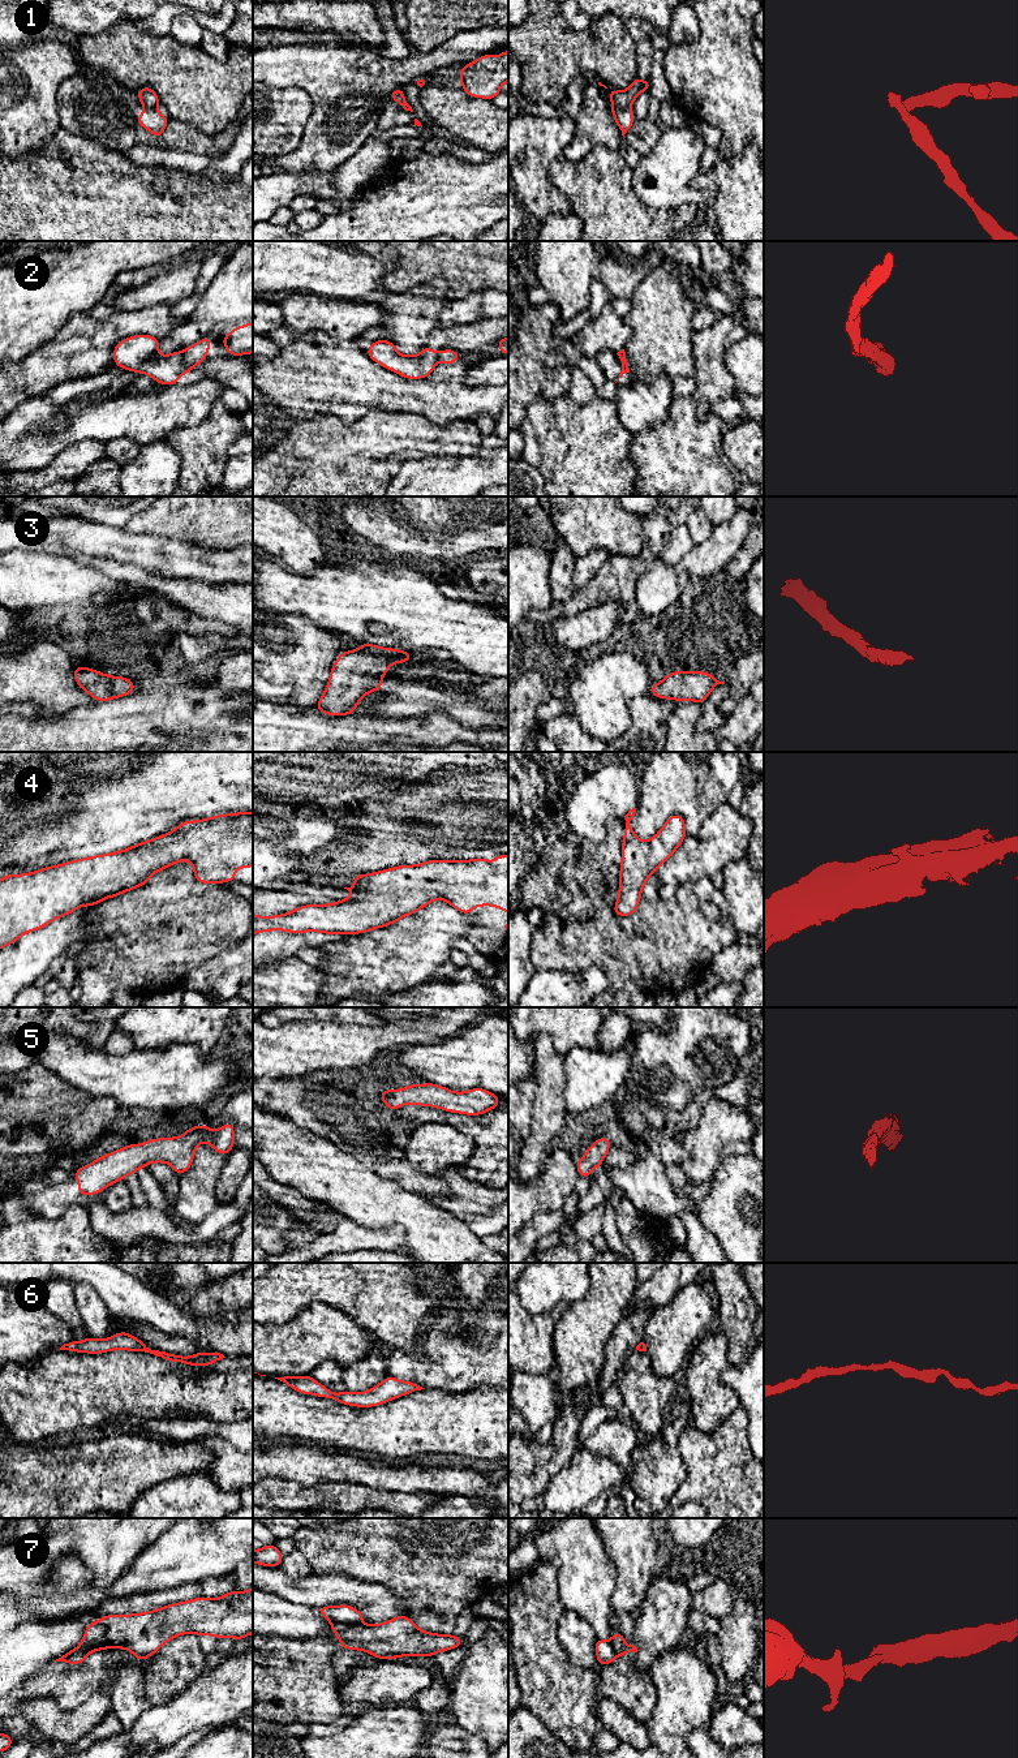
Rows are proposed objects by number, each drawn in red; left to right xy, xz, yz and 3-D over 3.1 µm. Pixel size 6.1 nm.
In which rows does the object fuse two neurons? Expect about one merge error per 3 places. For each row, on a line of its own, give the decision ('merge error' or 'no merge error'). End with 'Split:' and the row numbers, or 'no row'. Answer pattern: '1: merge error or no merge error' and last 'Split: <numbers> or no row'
1: merge error
2: merge error
3: no merge error
4: no merge error
5: no merge error
6: no merge error
7: merge error
Split: 1, 2, 7

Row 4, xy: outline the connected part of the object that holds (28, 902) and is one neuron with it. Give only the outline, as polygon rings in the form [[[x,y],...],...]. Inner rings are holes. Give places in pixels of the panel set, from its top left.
[[[253,812],[185,821],[168,834],[123,851],[83,857],[25,874],[8,873],[0,880],[0,949],[82,906],[96,906],[103,899],[143,886],[154,873],[182,860],[192,863],[198,882],[237,881],[237,868],[253,867]]]

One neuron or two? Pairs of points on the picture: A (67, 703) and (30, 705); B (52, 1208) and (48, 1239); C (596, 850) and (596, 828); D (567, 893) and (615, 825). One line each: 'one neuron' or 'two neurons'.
A: one neuron
B: two neurons
C: two neurons
D: one neuron

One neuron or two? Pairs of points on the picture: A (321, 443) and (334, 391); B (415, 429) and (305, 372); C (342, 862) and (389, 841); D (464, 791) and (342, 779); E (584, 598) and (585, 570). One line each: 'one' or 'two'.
A: two
B: two
C: one
D: two
E: two

